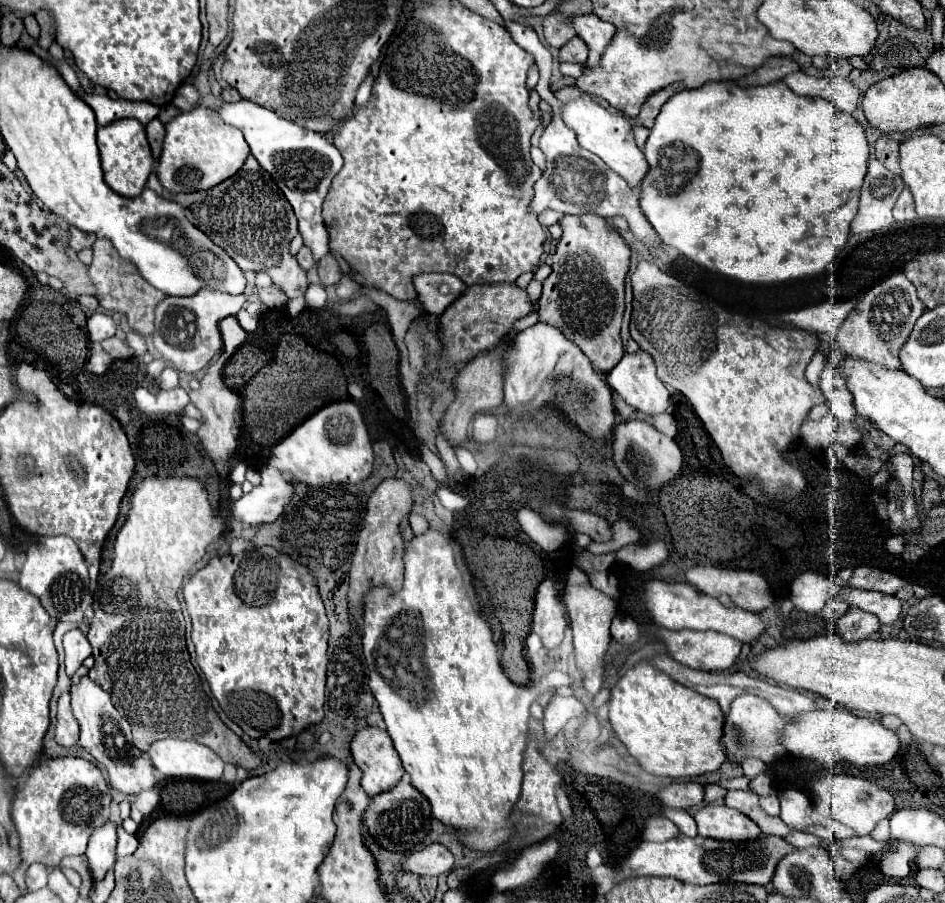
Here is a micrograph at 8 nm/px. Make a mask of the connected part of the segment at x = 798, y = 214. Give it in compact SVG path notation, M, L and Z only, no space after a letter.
M707 82L697 90L681 90L663 104L643 152L649 170L639 184L639 208L659 234L661 242L671 248L677 248L701 268L707 268L711 272L717 272L743 284L783 284L823 274L825 268L837 256L837 252L843 250L847 244L851 222L859 208L859 192L863 186L863 178L867 174L867 160L869 160L865 130L851 114L839 112L827 98L797 96L783 82L753 86L747 90L735 86L733 82Z

